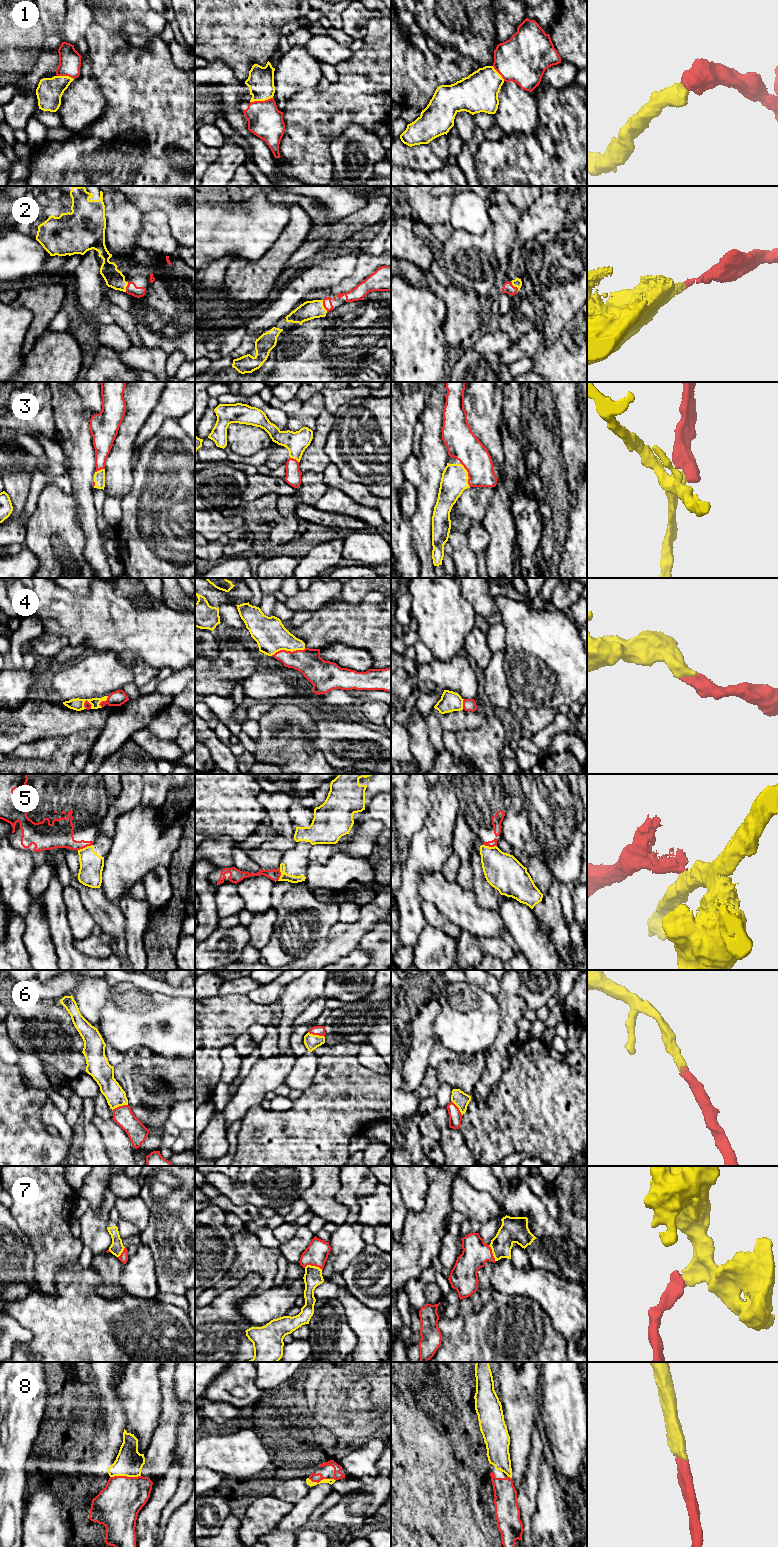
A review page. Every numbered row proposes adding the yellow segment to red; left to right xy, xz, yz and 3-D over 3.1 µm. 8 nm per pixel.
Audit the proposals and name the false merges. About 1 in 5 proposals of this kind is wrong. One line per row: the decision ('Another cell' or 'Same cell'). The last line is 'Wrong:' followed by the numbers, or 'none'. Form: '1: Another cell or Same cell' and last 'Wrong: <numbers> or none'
1: Same cell
2: Same cell
3: Same cell
4: Same cell
5: Another cell
6: Same cell
7: Same cell
8: Same cell
Wrong: 5

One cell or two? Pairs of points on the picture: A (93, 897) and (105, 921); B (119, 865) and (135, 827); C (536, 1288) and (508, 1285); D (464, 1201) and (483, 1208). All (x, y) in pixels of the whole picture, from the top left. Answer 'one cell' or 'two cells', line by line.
A: one cell
B: one cell
C: one cell
D: one cell

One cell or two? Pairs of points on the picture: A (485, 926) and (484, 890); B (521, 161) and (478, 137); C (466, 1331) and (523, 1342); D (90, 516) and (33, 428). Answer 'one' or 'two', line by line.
A: two
B: two
C: one
D: two

